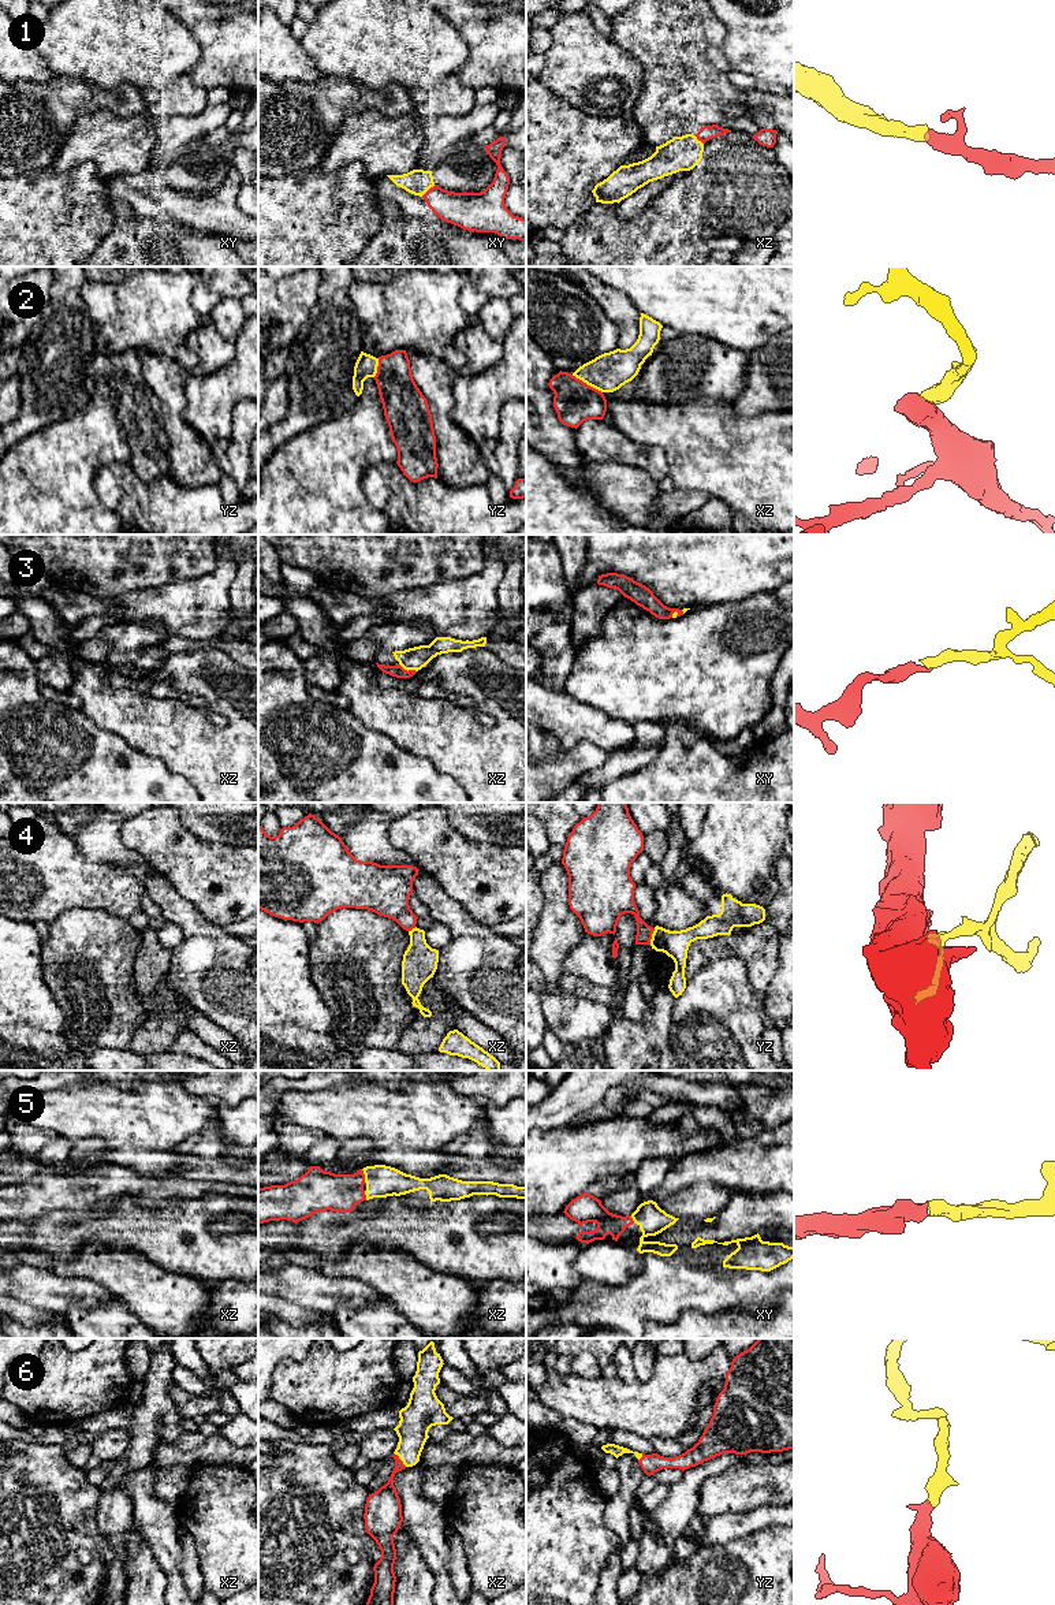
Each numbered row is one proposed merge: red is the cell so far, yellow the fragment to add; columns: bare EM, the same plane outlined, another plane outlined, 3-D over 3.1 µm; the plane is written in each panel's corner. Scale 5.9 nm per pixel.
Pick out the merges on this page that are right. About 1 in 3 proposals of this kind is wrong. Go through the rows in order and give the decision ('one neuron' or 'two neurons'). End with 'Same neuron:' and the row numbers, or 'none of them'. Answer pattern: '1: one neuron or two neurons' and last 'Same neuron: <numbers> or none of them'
1: one neuron
2: one neuron
3: one neuron
4: two neurons
5: one neuron
6: one neuron
Same neuron: 1, 2, 3, 5, 6

